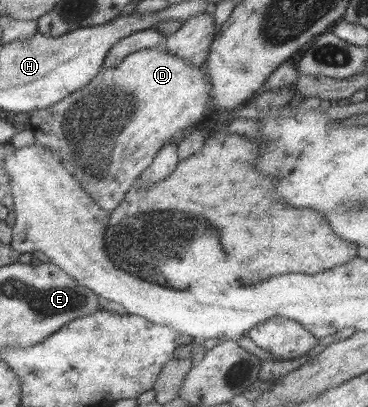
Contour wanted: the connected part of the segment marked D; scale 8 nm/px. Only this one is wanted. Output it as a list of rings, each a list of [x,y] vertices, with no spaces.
[[[162,42],[158,46],[133,51],[124,59],[121,59],[121,62],[114,67],[101,67],[98,73],[84,87],[73,91],[70,95],[64,97],[64,99],[46,107],[46,109],[35,109],[32,111],[30,114],[30,125],[32,125],[30,128],[33,132],[32,139],[35,143],[43,144],[56,151],[56,155],[60,157],[60,161],[67,166],[72,177],[81,185],[81,188],[87,193],[88,197],[92,198],[100,209],[111,212],[122,201],[124,194],[133,185],[136,177],[142,173],[141,171],[147,165],[150,165],[152,158],[160,147],[166,144],[168,140],[171,140],[172,137],[181,136],[187,130],[193,128],[204,117],[206,105],[208,105],[211,99],[210,90],[211,85],[204,65],[200,64],[197,66],[181,57],[170,54],[169,51],[164,49],[164,42]]]

